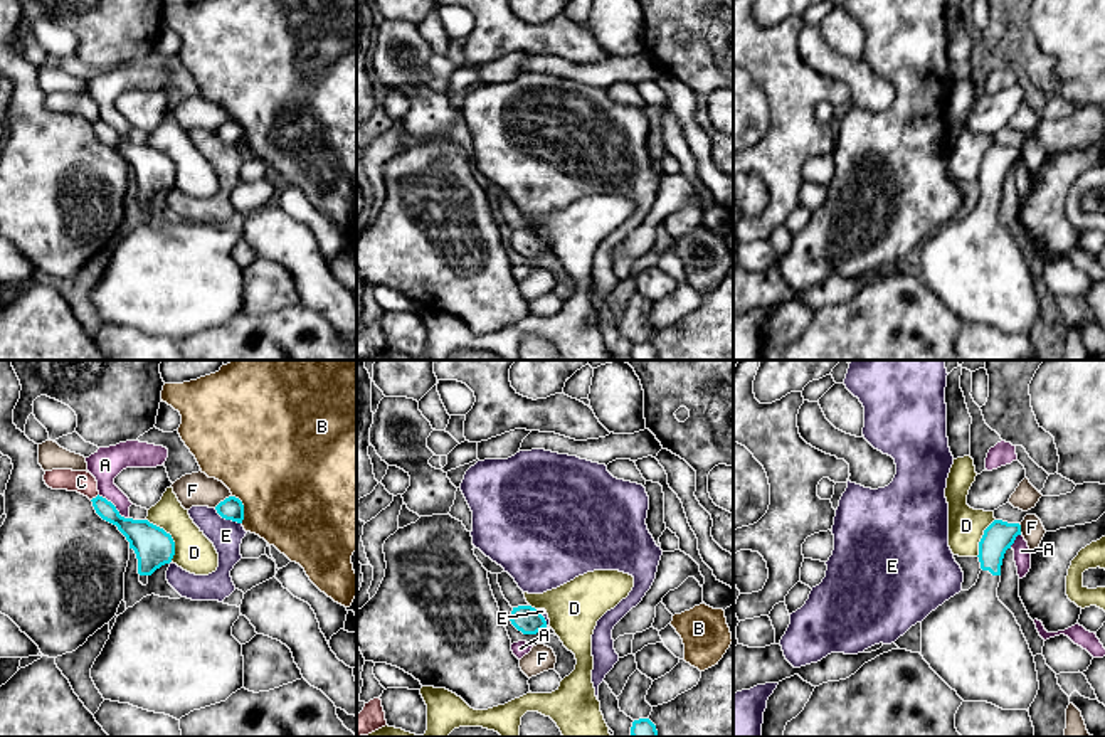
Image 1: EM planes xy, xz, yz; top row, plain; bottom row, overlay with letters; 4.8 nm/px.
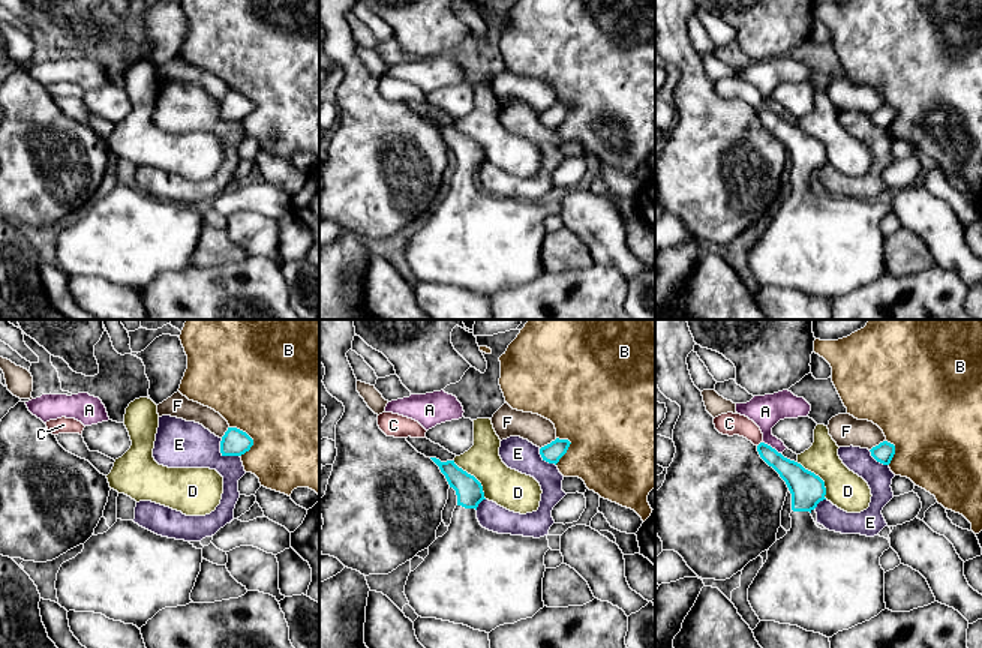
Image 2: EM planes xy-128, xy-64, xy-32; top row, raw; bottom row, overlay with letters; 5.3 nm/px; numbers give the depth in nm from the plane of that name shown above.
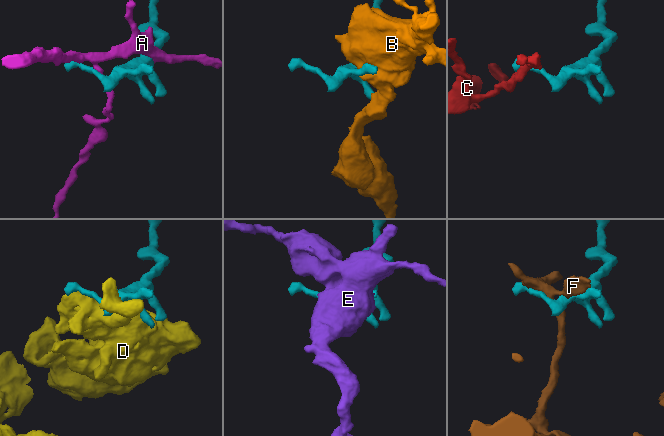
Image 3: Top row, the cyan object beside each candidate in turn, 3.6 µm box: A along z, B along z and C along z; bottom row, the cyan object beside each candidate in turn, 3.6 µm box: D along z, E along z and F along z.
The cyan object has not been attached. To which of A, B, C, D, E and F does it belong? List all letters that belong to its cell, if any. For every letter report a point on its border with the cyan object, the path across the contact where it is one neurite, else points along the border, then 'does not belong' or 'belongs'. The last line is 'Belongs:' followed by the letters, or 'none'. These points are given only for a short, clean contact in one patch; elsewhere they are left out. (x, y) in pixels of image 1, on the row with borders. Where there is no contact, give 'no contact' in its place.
A: contact xy (115, 507); does not belong
B: contact xy (243, 509); border xy (232, 495), (243, 505), (243, 522); does not belong
C: contact xy (96, 497); border xy (98, 493), (91, 500); does not belong
D: contact xy (170, 537); does not belong
E: contact xy (227, 519); does not belong
F: contact xy (224, 500); does not belong
Belongs: none

